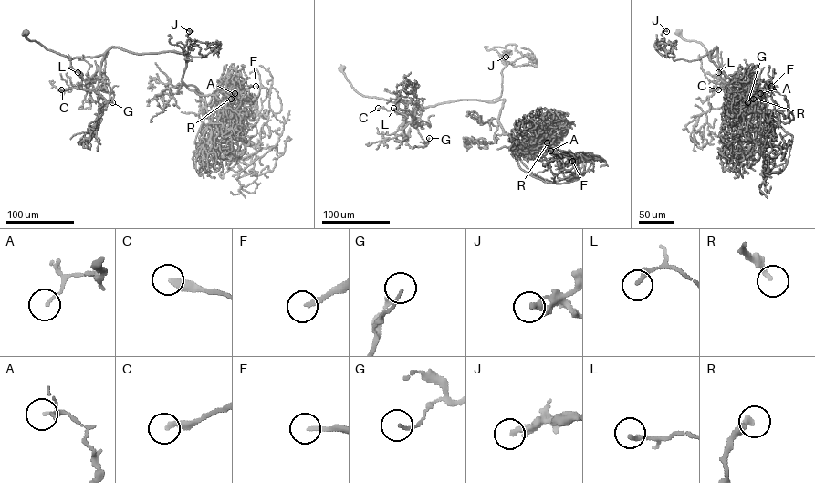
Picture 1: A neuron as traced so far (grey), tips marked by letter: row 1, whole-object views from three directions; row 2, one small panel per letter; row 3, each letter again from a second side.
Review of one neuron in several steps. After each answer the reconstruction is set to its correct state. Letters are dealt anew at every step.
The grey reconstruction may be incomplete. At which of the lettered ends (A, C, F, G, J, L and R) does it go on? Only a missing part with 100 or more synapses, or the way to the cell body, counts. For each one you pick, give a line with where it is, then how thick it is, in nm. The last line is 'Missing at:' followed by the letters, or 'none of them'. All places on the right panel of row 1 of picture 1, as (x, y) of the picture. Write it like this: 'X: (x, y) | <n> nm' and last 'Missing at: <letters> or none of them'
Missing at: none of them

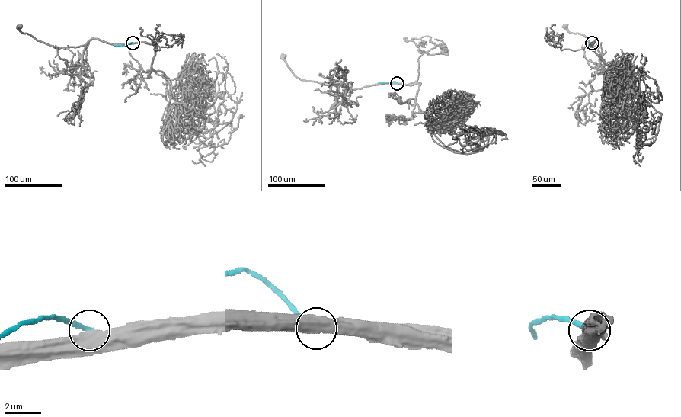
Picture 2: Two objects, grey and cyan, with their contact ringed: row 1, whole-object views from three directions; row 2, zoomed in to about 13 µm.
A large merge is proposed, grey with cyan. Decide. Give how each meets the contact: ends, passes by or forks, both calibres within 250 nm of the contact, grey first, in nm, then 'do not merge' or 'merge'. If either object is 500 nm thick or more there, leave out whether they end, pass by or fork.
calibres 700 and 240 nm; do not merge

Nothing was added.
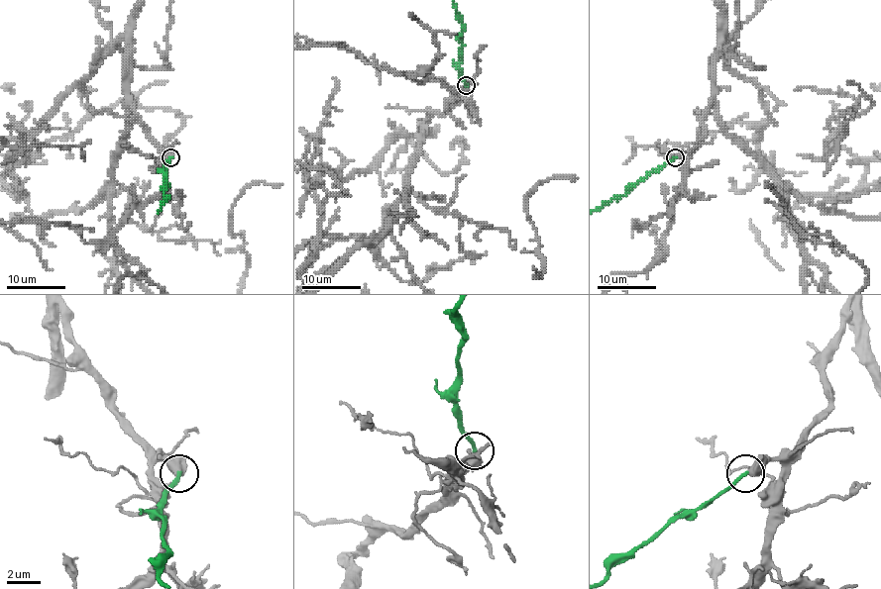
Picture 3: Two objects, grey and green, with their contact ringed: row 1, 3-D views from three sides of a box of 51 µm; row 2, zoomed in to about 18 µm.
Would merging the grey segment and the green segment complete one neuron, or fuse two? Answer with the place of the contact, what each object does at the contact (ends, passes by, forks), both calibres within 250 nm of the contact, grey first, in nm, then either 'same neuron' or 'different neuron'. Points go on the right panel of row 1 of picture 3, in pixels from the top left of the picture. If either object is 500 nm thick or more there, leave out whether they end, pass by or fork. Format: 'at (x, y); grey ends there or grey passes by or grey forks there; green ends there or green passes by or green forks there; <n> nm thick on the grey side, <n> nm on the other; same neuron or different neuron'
at (675, 157); 600 nm thick on the grey side, 220 nm on the other; same neuron

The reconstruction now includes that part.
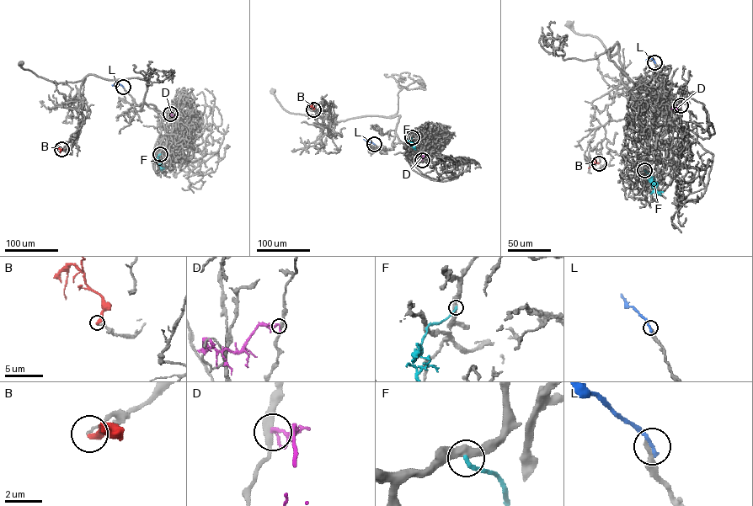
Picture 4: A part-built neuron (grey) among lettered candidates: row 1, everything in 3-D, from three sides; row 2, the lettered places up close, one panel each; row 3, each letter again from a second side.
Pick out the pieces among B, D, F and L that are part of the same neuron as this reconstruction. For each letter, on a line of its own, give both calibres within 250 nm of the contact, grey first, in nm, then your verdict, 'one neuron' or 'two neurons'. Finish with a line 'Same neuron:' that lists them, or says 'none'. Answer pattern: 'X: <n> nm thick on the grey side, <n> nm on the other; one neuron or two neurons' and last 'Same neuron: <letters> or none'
B: 90 nm thick on the grey side, 360 nm on the other; two neurons
D: 320 nm thick on the grey side, 190 nm on the other; two neurons
F: 440 nm thick on the grey side, 240 nm on the other; two neurons
L: 280 nm thick on the grey side, 240 nm on the other; two neurons
Same neuron: none

